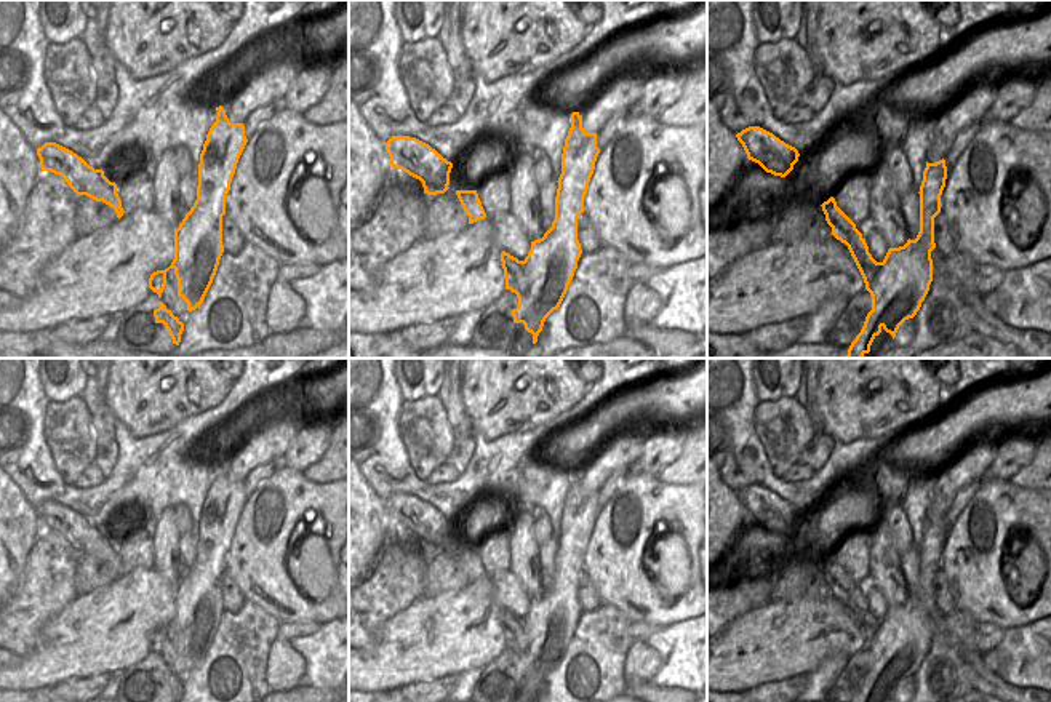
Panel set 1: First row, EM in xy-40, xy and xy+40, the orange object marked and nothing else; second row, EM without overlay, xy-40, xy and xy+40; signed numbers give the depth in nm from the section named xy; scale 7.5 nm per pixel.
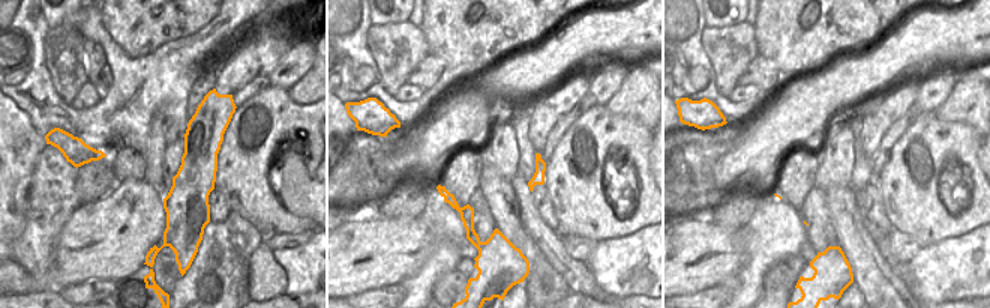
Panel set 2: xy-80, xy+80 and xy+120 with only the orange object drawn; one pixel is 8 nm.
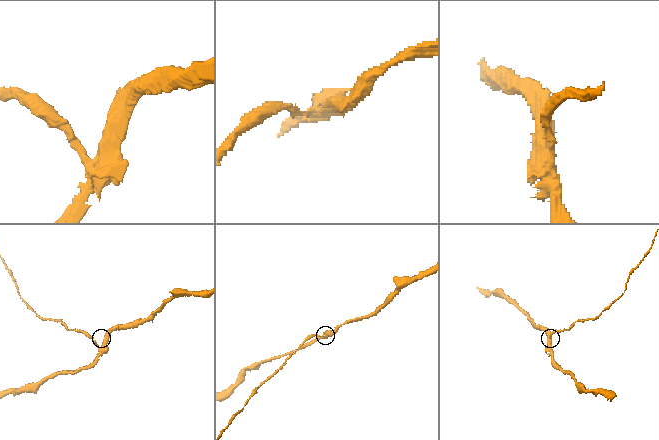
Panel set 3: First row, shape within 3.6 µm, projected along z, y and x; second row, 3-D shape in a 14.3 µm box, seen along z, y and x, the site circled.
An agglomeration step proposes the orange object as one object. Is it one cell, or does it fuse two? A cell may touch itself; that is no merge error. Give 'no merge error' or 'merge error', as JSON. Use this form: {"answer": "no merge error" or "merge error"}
{"answer": "merge error"}

